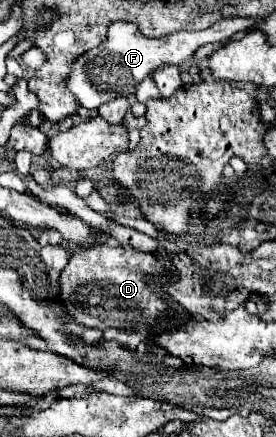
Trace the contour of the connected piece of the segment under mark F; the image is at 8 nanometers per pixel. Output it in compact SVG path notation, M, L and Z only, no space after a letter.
M223 19L203 31L195 31L195 33L193 31L177 31L167 37L145 39L133 23L115 21L109 27L107 41L95 49L91 49L89 53L81 55L81 59L75 61L73 71L69 75L71 81L67 83L67 87L69 87L69 91L73 91L73 95L77 95L77 99L81 101L81 105L85 109L97 109L99 105L103 105L119 95L129 95L129 91L133 87L137 87L137 83L141 83L151 71L159 69L161 65L165 65L165 63L181 65L201 45L227 41L239 31L251 31L253 23L257 23L257 21L253 21L253 19Z

